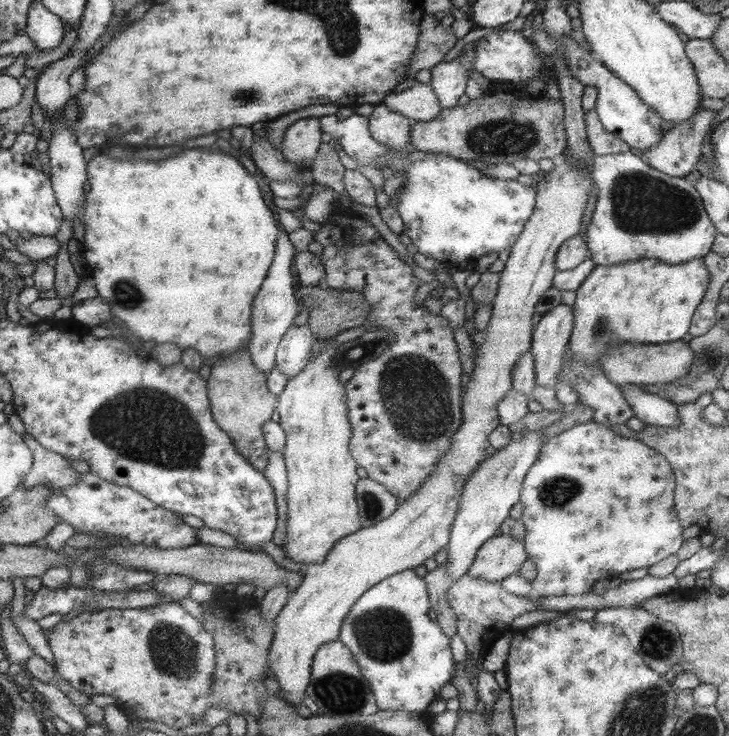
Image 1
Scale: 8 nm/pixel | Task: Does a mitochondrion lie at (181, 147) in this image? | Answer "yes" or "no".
no

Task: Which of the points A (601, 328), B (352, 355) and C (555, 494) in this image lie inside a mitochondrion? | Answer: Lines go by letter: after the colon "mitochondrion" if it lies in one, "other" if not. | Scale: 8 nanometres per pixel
A: mitochondrion
B: mitochondrion
C: mitochondrion

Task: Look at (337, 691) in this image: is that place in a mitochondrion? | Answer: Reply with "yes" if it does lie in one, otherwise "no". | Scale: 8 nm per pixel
yes

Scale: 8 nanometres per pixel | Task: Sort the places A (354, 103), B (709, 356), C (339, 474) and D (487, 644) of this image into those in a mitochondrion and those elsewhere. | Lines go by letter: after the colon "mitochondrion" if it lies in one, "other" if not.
A: other
B: mitochondrion
C: other
D: other

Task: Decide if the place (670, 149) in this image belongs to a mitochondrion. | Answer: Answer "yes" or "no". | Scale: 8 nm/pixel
no

